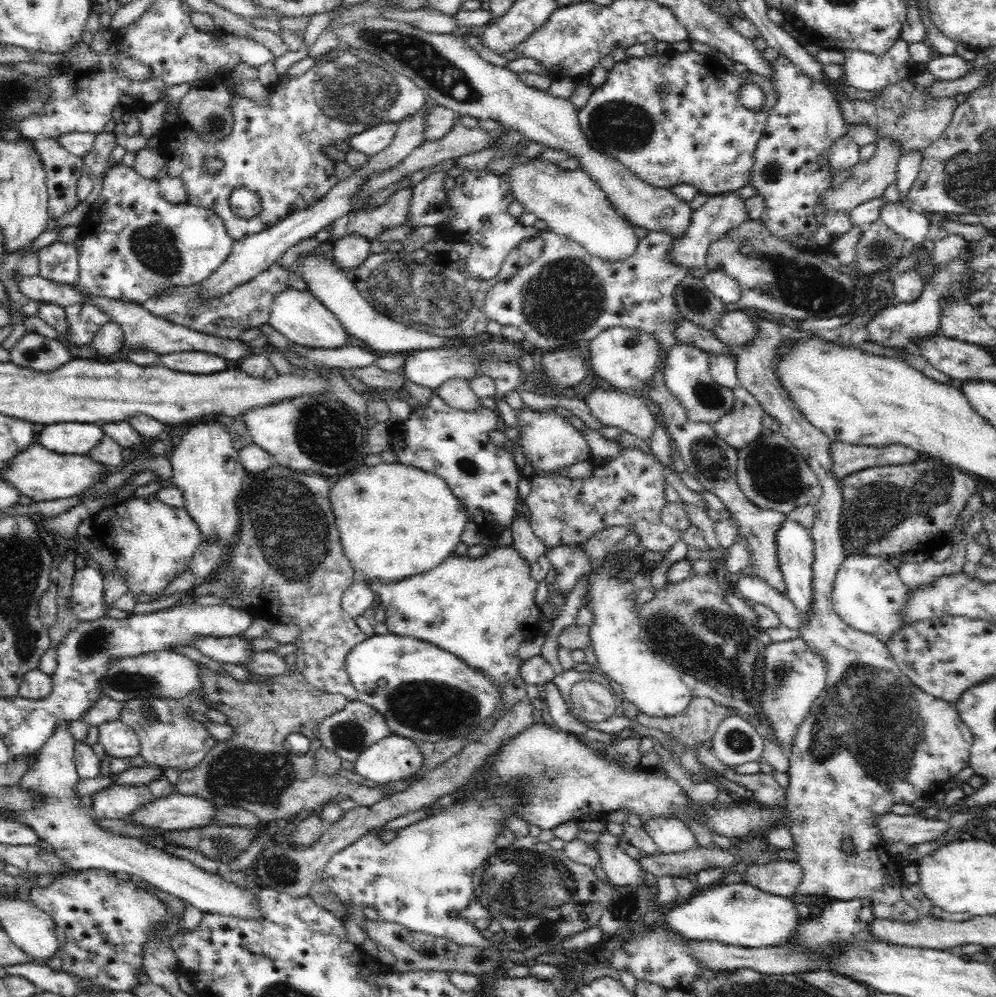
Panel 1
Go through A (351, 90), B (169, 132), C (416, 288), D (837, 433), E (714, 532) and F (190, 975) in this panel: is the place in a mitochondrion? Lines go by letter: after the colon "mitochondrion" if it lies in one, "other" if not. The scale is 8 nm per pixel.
A: mitochondrion
B: other
C: mitochondrion
D: other
E: other
F: other

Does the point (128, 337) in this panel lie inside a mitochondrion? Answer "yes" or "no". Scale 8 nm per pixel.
no

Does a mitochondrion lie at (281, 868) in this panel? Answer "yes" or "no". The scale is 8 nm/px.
yes

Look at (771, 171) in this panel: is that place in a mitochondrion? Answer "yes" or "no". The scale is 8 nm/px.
yes

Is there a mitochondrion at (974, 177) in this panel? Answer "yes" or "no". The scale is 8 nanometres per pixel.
yes

